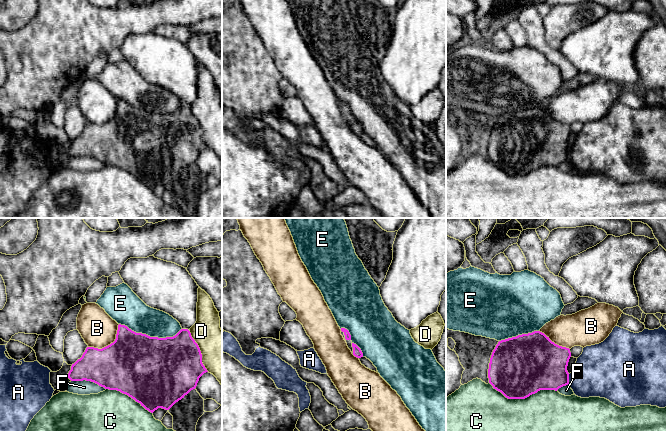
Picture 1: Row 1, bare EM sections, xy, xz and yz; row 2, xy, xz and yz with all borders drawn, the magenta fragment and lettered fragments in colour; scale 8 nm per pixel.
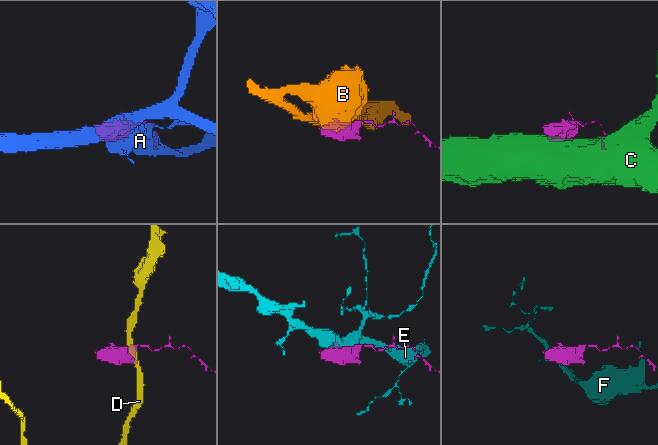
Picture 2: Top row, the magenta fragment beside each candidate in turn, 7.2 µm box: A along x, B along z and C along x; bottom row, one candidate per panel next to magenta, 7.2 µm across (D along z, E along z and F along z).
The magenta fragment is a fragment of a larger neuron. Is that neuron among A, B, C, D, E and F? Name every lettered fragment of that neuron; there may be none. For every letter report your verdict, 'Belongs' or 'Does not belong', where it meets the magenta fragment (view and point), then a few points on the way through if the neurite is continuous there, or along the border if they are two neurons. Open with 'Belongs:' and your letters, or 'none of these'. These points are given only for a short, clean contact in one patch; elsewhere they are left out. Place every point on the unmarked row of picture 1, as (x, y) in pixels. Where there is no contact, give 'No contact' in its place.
Belongs: none of these
A: Does not belong. Touches magenta at yz (568, 155)
B: Does not belong. Touches magenta at xy (110, 120)
C: Does not belong. Touches magenta at yz (522, 174)
D: Does not belong. Touches magenta at xy (200, 127)
E: Does not belong. Touches magenta at xy (149, 112)
F: Does not belong. Touches magenta at xy (88, 156)

